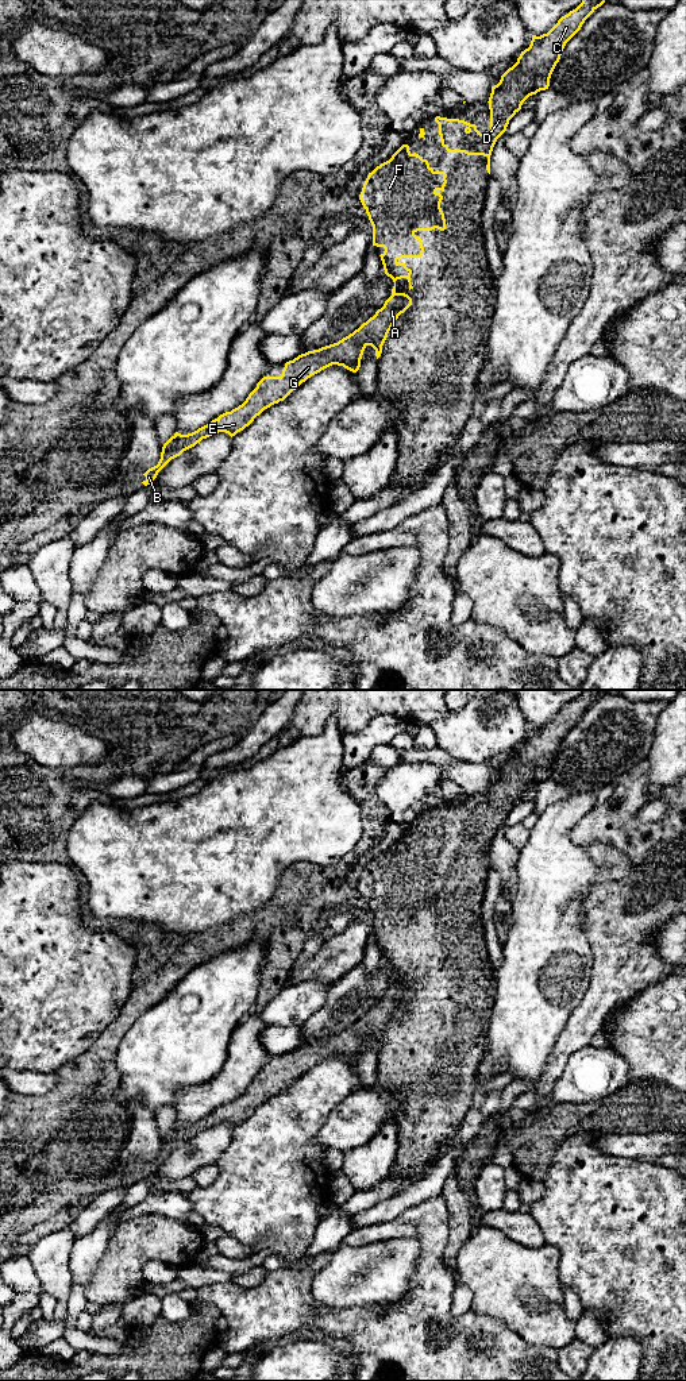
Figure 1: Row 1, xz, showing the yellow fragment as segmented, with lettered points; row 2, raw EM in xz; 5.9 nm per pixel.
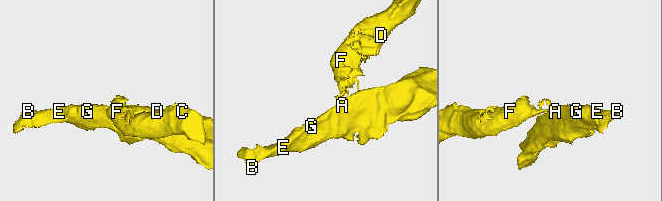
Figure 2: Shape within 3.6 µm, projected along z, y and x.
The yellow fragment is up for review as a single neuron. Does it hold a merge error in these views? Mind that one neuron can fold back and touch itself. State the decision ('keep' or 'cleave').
cleave

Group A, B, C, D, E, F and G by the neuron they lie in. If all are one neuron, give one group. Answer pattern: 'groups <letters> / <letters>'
groups A B E G / C D F

